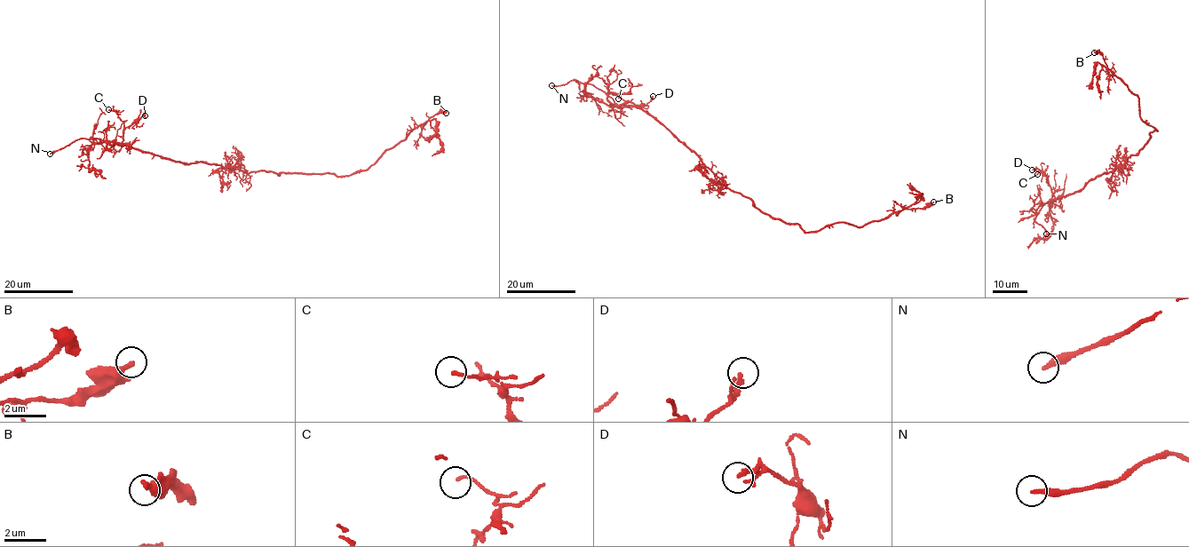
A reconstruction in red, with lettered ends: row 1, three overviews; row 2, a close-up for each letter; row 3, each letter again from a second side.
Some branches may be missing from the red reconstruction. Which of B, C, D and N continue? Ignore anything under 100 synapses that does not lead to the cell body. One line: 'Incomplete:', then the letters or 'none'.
Incomplete: N

